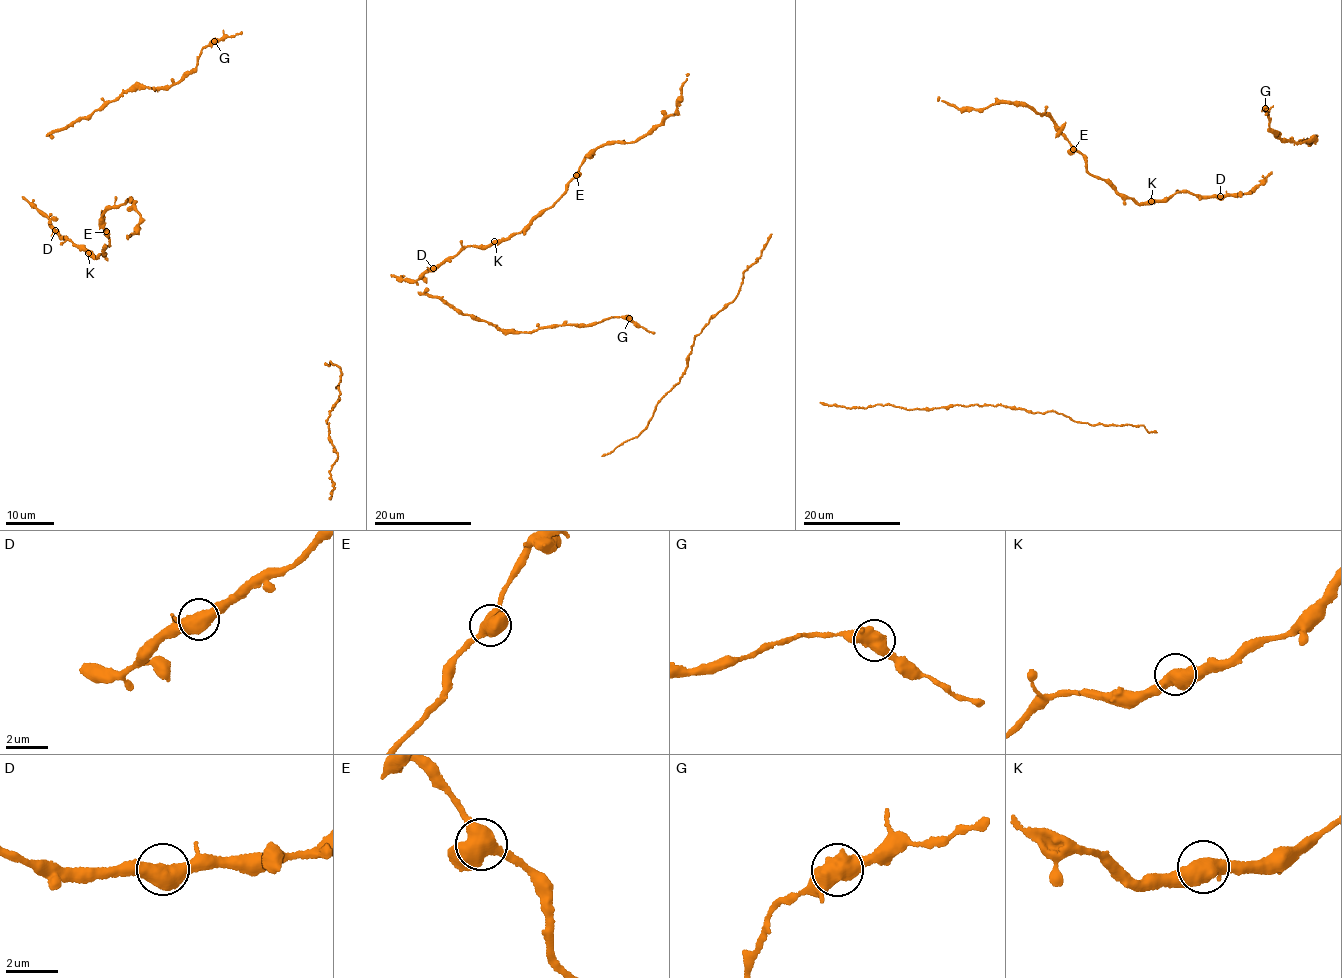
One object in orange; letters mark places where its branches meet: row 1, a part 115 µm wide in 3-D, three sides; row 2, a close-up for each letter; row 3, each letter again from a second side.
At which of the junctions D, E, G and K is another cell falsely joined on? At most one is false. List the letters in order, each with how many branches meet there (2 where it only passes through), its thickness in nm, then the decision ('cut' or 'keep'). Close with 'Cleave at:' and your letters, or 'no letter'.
D: 3 | 500 nm | keep
E: 3 | 480 nm | keep
G: 3 | 550 nm | keep
K: 2 | 550 nm | keep
Cleave at: no letter

